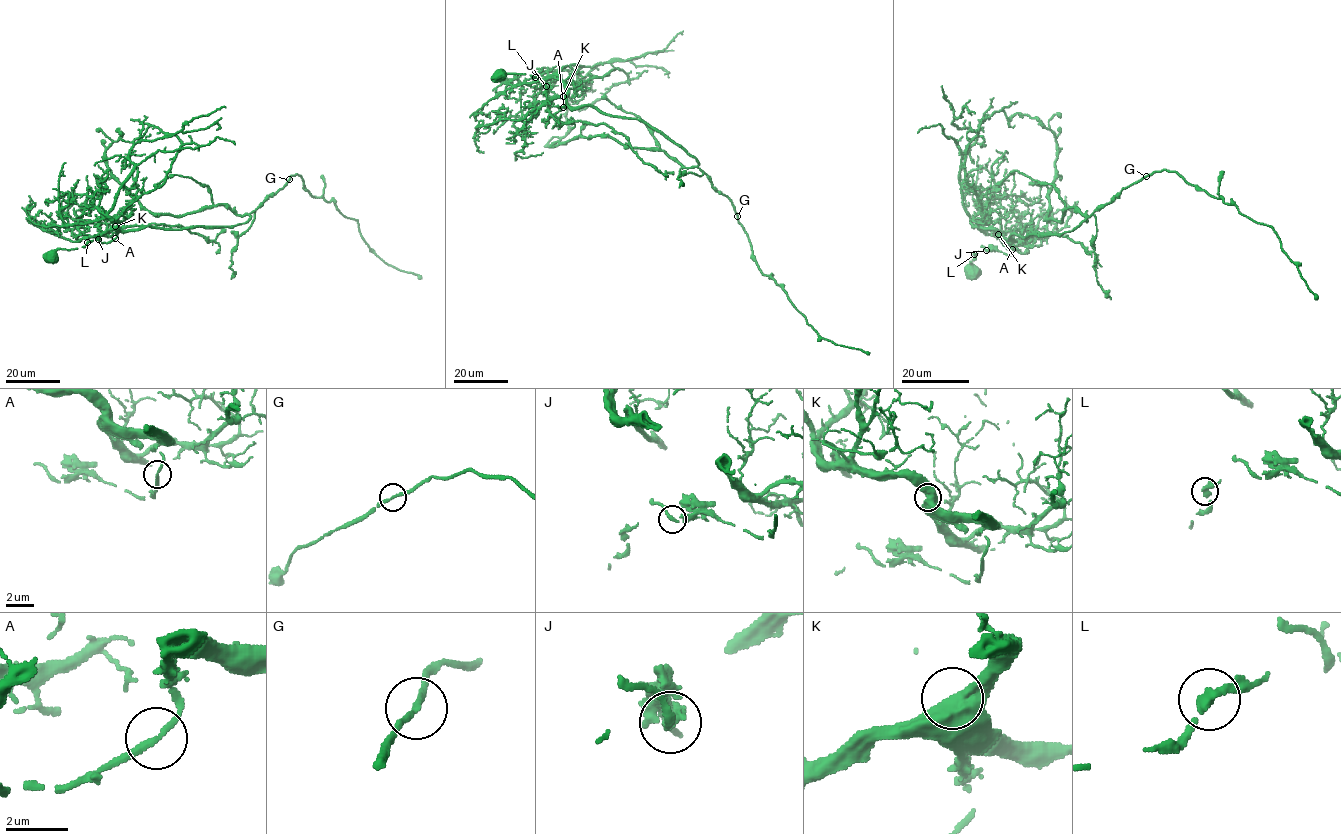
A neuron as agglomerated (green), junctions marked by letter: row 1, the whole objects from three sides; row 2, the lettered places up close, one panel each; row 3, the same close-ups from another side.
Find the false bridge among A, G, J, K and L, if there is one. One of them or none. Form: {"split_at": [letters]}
{"split_at": []}

